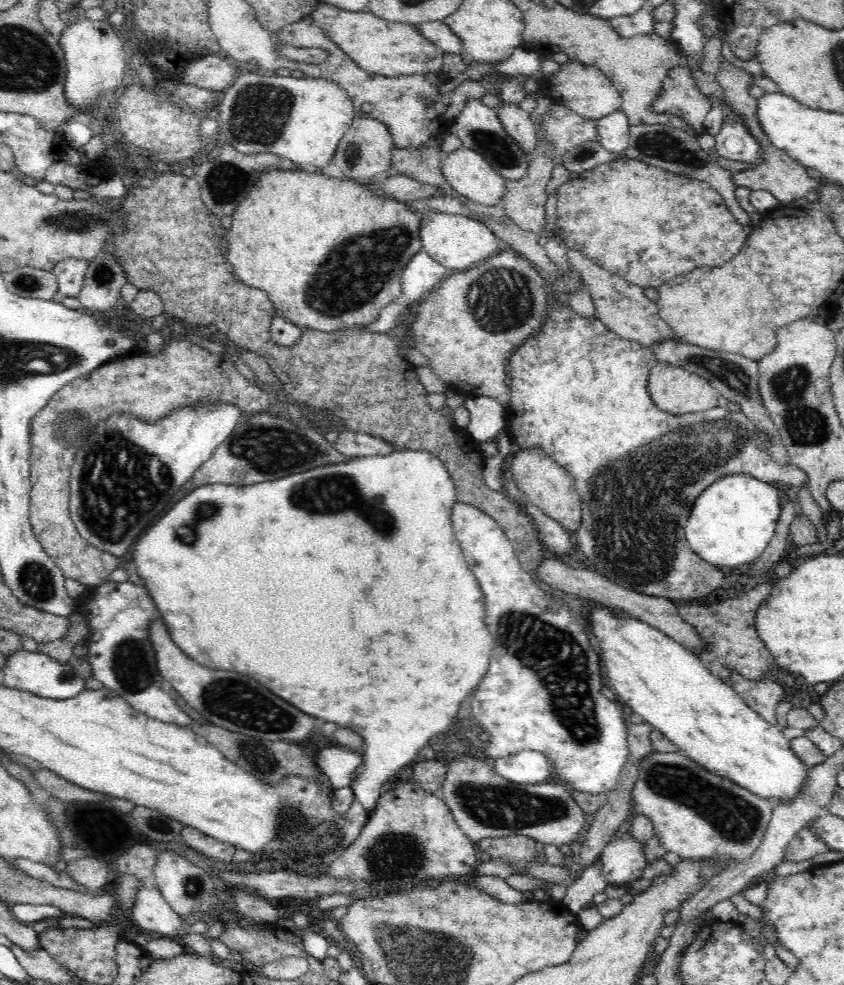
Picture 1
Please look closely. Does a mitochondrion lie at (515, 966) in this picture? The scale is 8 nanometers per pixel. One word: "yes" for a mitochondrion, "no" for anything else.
no

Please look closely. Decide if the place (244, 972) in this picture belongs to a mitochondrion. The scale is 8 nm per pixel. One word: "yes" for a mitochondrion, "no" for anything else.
no

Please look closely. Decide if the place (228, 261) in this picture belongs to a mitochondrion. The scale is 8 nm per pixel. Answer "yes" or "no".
no

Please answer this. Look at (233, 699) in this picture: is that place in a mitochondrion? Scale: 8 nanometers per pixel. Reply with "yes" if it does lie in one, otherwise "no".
yes

